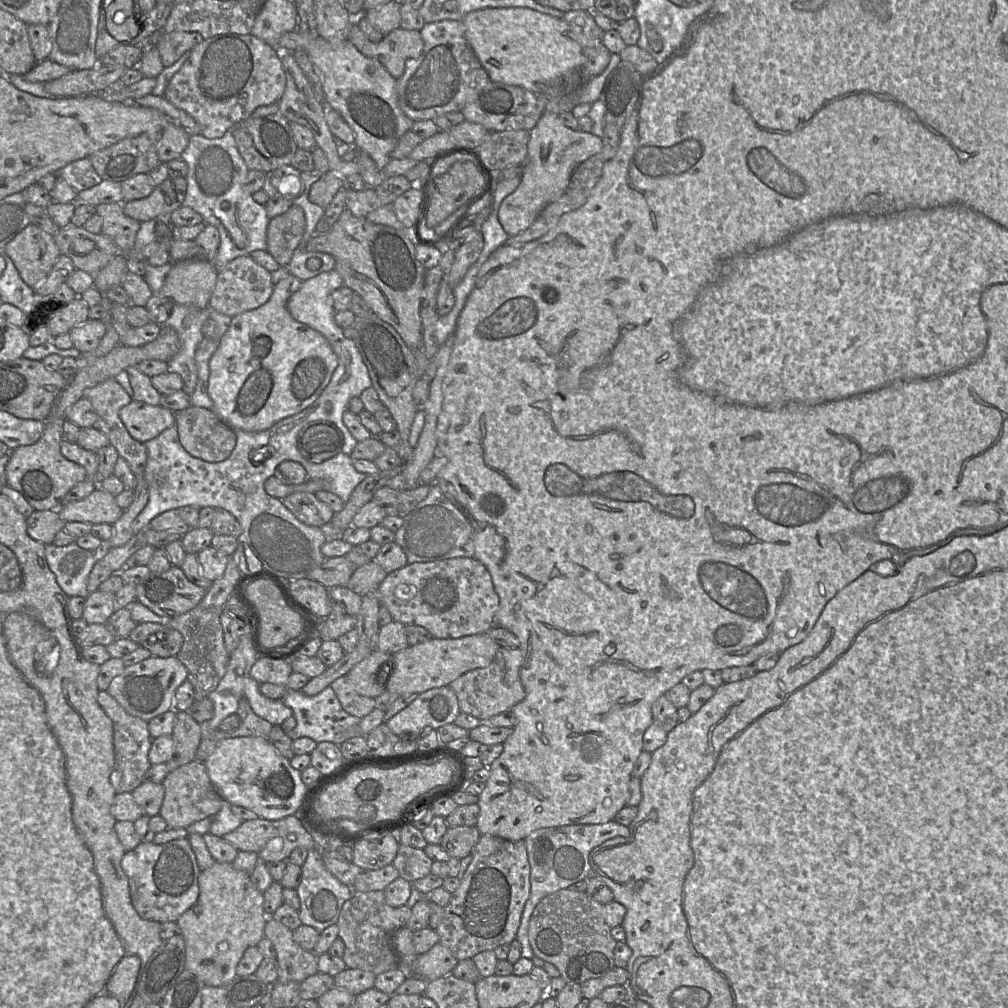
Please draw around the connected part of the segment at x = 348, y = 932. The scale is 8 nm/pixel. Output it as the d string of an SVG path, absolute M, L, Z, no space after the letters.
M384 891L353 892L342 906L338 921L338 937L345 944L342 956L347 968L366 970L378 975L399 966L399 957L392 945L392 933L407 925L411 909L406 905L392 907L385 901Z

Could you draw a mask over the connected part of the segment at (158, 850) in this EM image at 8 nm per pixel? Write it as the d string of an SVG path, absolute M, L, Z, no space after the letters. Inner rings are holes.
M187 838L164 844L140 842L133 850L124 854L121 865L128 877L132 904L144 919L160 923L177 921L197 902L198 880L202 870Z

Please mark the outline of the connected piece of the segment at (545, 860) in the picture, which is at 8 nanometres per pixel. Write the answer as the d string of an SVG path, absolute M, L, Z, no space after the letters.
M614 820L604 824L577 824L540 828L532 831L525 839L530 864L531 891L525 903L520 926L517 932L521 944L521 955L532 959L535 955L529 943L528 927L533 910L545 896L568 888L576 882L594 877L590 876L589 854L593 848L616 836L629 836L629 828Z

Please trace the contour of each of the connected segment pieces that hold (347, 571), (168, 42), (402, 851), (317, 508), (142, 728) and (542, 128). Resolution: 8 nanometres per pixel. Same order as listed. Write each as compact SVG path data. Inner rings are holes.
M346 556L326 558L307 578L319 582L326 588L347 586L355 569Z
M164 32L155 47L165 68L173 65L184 53L190 52L202 40L203 37L197 32Z
M399 844L392 865L397 868L399 877L412 883L431 873L432 863L433 860L431 860L422 849Z
M295 492L284 499L283 504L302 523L322 527L329 523L334 515L331 507L309 492Z
M99 691L97 701L106 715L111 719L113 725L113 748L115 764L110 774L110 782L116 794L132 792L144 780L151 763L148 753L151 748L152 738L146 721L128 714L124 708L108 693Z
M545 110L530 130L527 159L518 187L506 196L498 209L498 220L509 236L515 236L536 220L542 210L566 191L575 168L603 148L602 139L591 132L566 127L558 114Z

